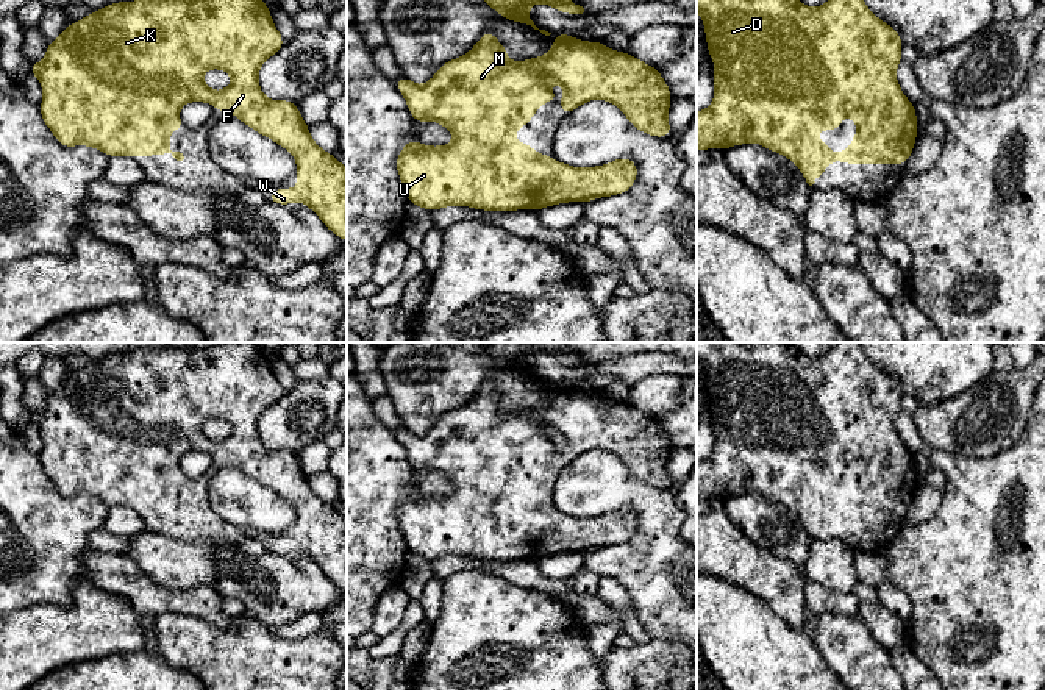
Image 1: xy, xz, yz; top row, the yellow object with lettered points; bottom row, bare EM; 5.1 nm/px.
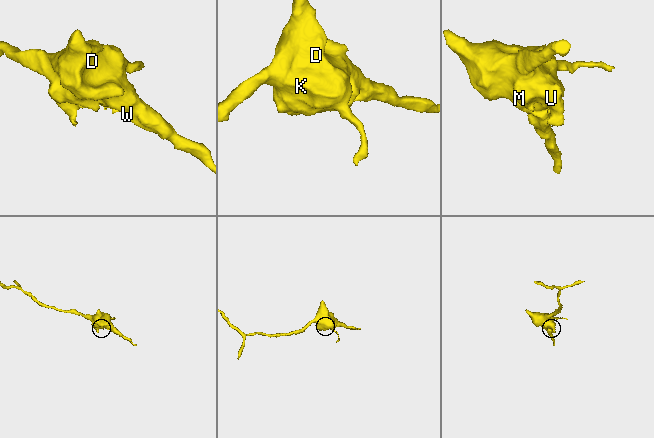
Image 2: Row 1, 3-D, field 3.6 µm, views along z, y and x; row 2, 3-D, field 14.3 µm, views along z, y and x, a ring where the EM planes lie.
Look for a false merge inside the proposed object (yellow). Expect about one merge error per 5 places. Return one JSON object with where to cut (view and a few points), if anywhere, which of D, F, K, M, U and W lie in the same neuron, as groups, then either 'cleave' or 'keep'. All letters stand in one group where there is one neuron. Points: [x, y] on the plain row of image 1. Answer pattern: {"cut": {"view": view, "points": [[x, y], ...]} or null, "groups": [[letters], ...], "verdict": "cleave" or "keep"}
{"cut": null, "groups": [["D", "F", "K", "M", "U", "W"]], "verdict": "keep"}

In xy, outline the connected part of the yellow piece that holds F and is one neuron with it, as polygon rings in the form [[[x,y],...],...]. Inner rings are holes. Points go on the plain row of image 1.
[[[219,342],[194,351],[178,348],[119,351],[66,376],[48,394],[47,405],[39,414],[28,412],[28,422],[34,423],[42,434],[44,450],[39,455],[42,470],[58,492],[64,497],[84,494],[108,506],[167,505],[169,481],[184,478],[178,461],[187,451],[212,451],[217,462],[231,461],[234,467],[289,500],[297,509],[298,537],[272,539],[270,551],[306,553],[328,580],[347,590],[347,519],[311,489],[309,476],[303,472],[295,453],[269,450],[258,434],[259,417],[283,395],[284,391],[272,372],[266,351],[253,342]],[[212,417],[223,419],[233,426],[230,437],[216,442],[203,433],[203,422]]]

